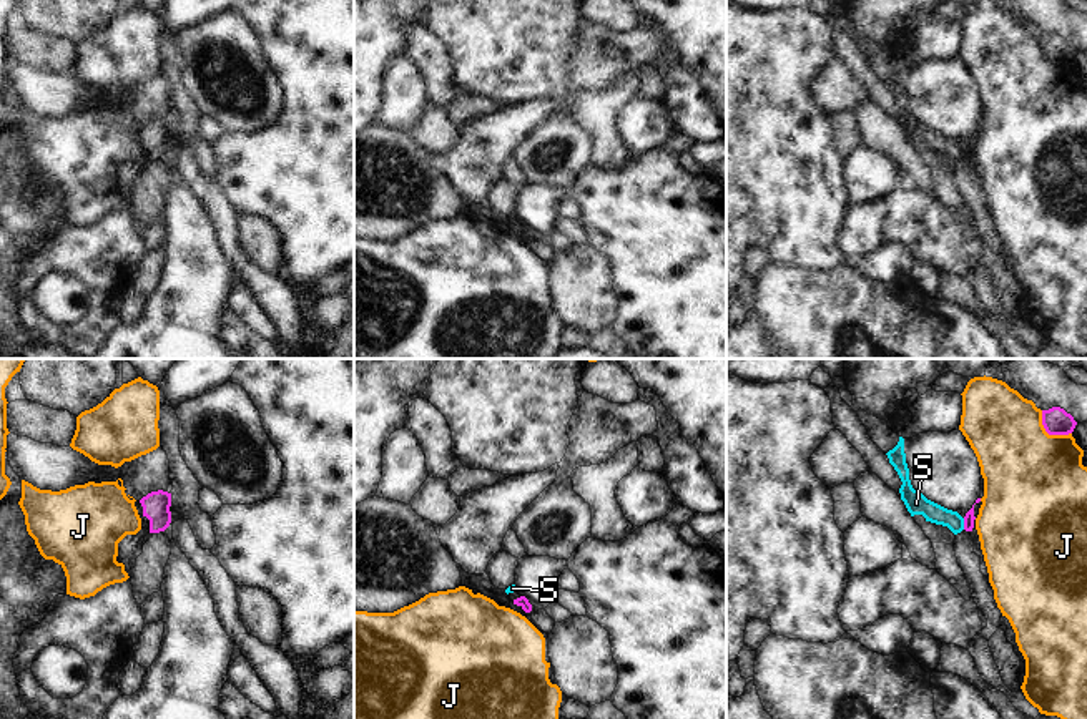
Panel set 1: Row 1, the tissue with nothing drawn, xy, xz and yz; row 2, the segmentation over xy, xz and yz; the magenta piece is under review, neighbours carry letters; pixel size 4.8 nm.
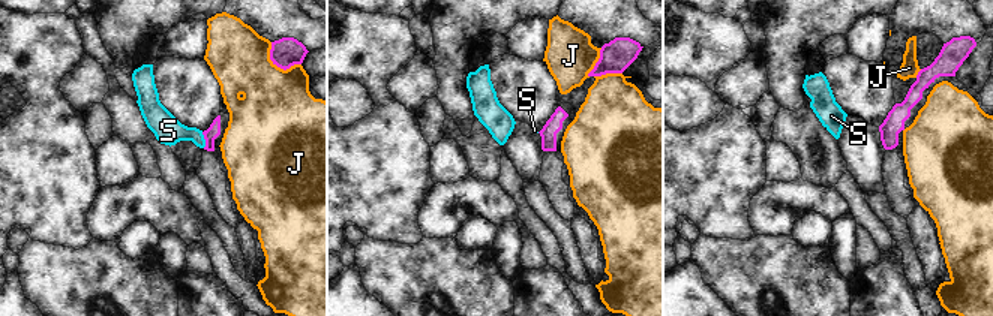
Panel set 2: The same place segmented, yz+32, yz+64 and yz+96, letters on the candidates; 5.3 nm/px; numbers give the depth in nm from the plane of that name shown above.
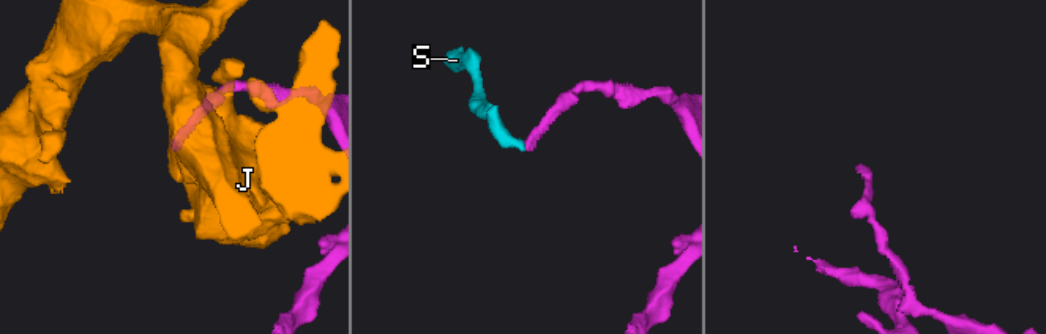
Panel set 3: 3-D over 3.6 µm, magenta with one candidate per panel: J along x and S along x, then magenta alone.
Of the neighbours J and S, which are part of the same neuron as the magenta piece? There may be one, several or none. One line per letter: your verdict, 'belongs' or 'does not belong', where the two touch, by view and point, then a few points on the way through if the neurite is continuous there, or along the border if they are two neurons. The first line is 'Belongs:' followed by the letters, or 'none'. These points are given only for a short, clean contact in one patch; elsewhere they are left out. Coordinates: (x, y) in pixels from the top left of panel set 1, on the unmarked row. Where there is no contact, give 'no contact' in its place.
Belongs: none
J: does not belong; meets magenta in yz at (1049, 62); border along yz (1041, 39), (1041, 52), (1049, 62), (1071, 62)
S: does not belong; meets magenta in yz at (964, 151); border along yz (963, 146), (964, 156)

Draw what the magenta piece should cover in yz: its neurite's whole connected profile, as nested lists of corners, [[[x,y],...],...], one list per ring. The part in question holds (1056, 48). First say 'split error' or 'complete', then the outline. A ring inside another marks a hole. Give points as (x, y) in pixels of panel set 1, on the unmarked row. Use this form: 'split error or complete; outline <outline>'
complete; outline [[[1060,35],[1042,38],[1042,53],[1049,63],[1069,63],[1077,50]]]

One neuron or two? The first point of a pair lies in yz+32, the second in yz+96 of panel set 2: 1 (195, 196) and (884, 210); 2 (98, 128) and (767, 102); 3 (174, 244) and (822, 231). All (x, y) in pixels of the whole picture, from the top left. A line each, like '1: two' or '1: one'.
1: one
2: one
3: two

